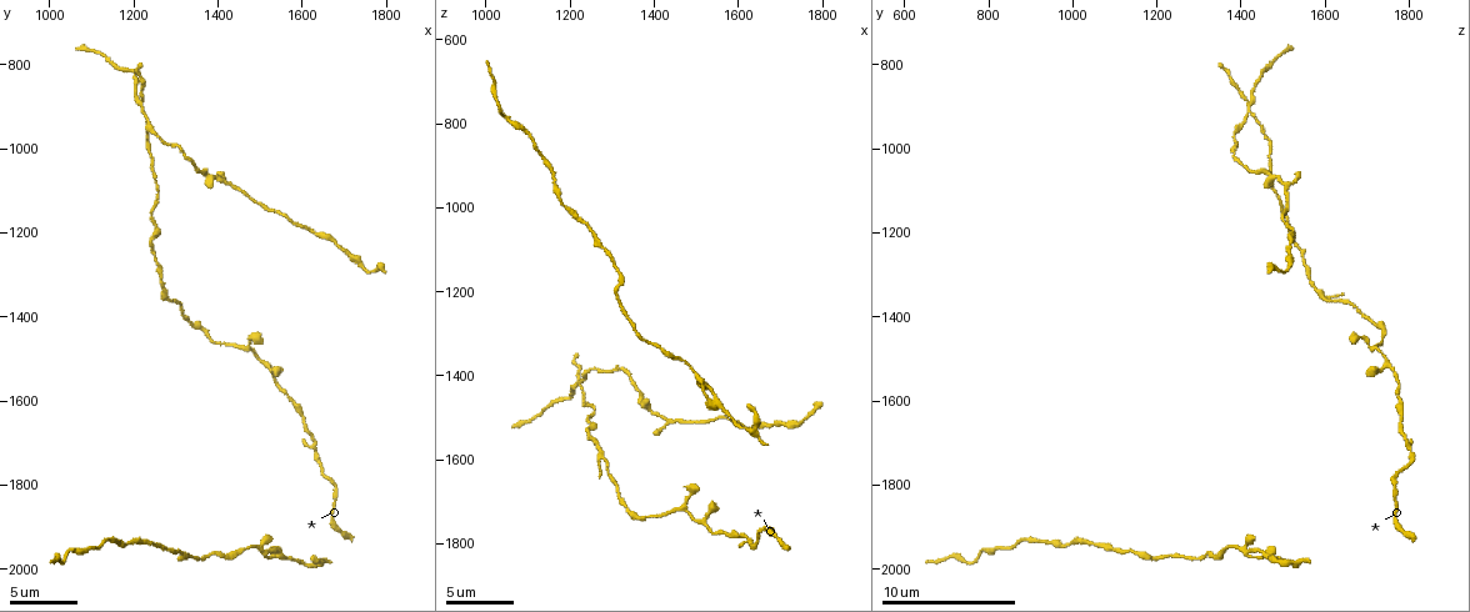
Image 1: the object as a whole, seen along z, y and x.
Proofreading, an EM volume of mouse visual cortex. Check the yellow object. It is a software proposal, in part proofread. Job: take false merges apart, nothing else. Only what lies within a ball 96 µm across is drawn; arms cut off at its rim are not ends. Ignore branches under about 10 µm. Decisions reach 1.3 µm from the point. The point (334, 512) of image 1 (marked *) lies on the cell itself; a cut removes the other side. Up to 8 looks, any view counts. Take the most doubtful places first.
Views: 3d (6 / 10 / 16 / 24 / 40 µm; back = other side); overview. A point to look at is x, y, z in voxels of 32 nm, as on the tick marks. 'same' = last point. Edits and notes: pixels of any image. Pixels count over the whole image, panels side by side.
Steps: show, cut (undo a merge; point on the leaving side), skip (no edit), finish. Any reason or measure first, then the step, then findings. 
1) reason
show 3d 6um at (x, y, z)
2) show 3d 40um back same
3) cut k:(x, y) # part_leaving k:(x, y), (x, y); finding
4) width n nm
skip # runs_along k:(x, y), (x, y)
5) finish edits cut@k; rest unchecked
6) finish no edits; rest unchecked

arms run side by side
show 3d 16um at (1230, 915, 1415)

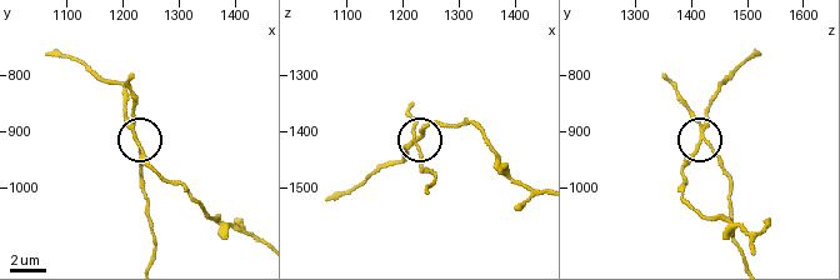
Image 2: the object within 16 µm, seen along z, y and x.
arms 4
cut 2:(126, 104) # a second cell is stuck on

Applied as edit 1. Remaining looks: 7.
show overview

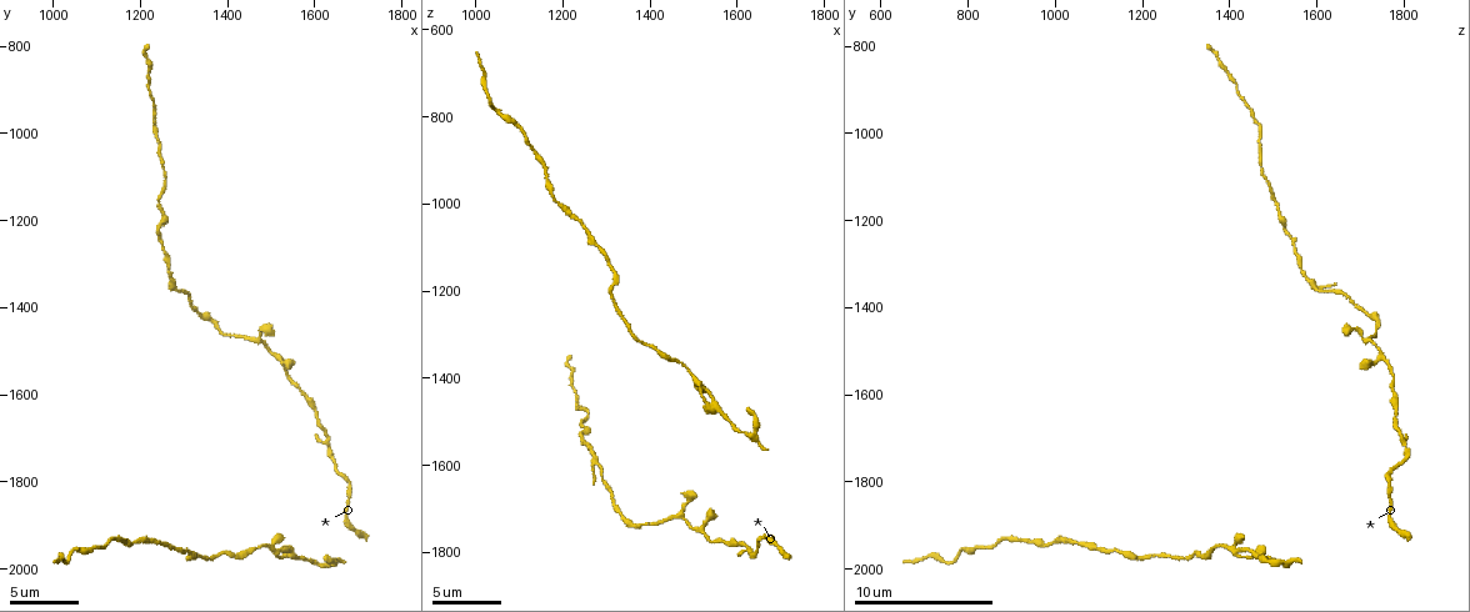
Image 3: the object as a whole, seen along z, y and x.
calibre changes
show 3d 16um at (1285, 1355, 1615)

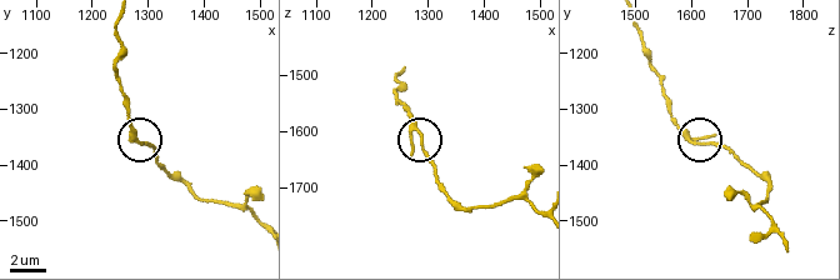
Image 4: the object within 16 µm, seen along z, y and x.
width 150 nm
skip # runs_along 4:(255, 215), (198, 198), (149, 145), (139, 141), (126, 118); one cell here

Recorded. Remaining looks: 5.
calibre changes
show 3d 16um at (1605, 1655, 1785)

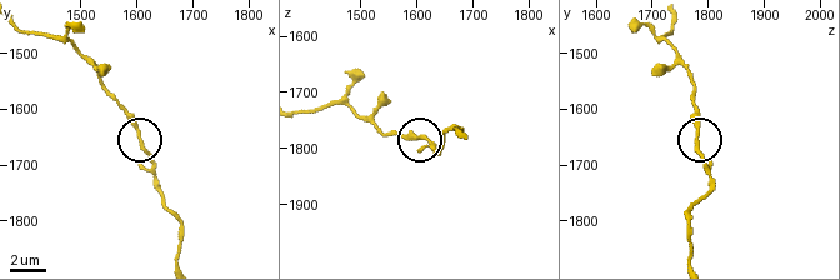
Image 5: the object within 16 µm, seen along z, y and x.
skip # runs_along 5:(691, 256), (691, 213), (709, 186), (695, 94); continuous, no second cell

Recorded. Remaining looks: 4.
narrows sharply
show 3d 6um at (1485, 1495, 1735)

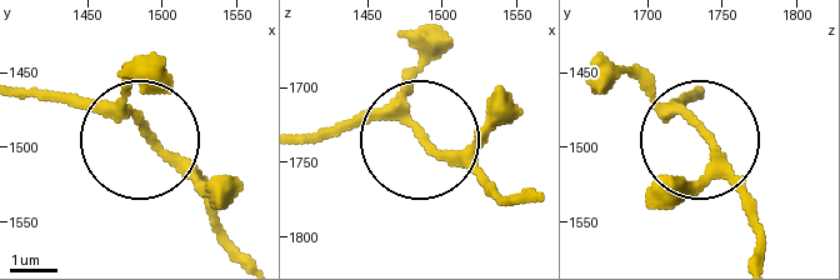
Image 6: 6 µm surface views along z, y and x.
skip # continuous, no second cell

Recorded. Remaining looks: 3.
finish edits cut@2; rest unchecked

